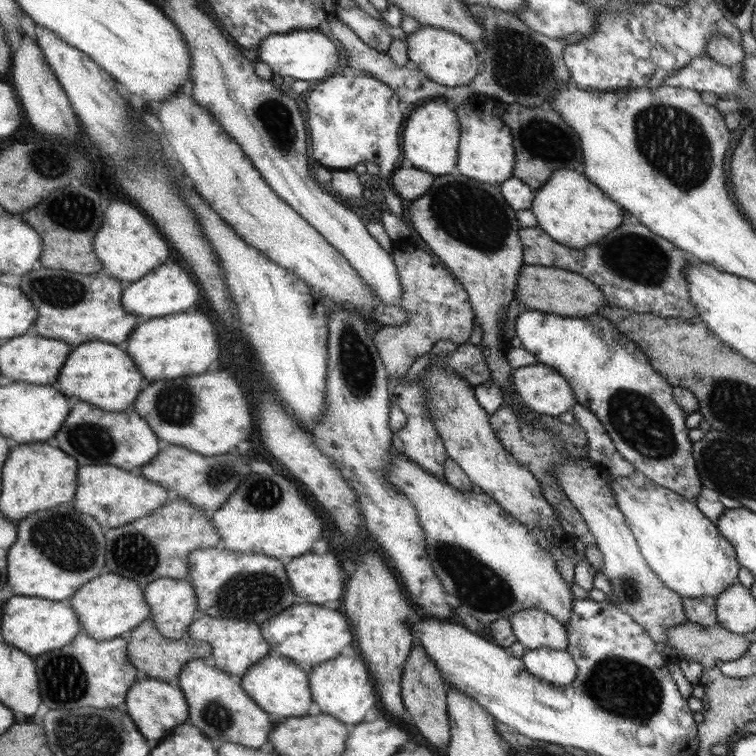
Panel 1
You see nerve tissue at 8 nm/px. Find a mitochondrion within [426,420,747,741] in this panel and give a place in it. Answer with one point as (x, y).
(623, 687)

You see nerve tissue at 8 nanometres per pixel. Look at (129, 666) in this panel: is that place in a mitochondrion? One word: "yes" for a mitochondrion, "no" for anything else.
no

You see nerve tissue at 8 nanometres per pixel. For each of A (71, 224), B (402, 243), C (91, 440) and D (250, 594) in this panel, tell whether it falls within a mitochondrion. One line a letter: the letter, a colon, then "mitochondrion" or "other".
A: mitochondrion
B: other
C: mitochondrion
D: mitochondrion

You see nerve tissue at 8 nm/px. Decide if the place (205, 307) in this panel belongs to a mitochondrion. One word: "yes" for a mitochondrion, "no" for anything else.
no

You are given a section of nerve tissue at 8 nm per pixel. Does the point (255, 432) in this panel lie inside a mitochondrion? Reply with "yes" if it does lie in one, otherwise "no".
no

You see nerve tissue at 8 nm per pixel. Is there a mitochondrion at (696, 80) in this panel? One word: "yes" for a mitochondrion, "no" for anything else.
no

